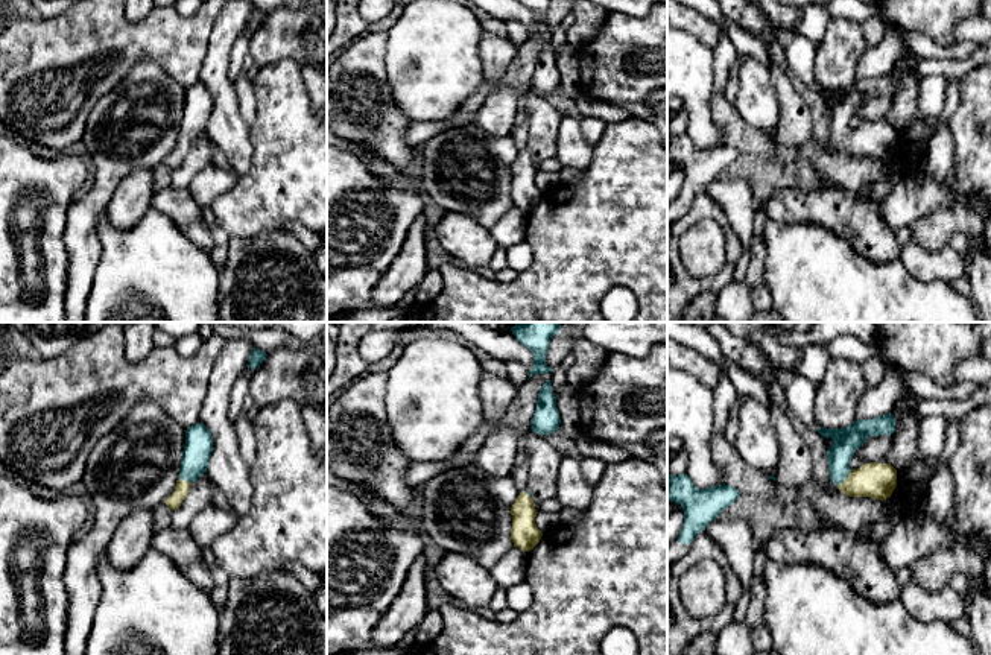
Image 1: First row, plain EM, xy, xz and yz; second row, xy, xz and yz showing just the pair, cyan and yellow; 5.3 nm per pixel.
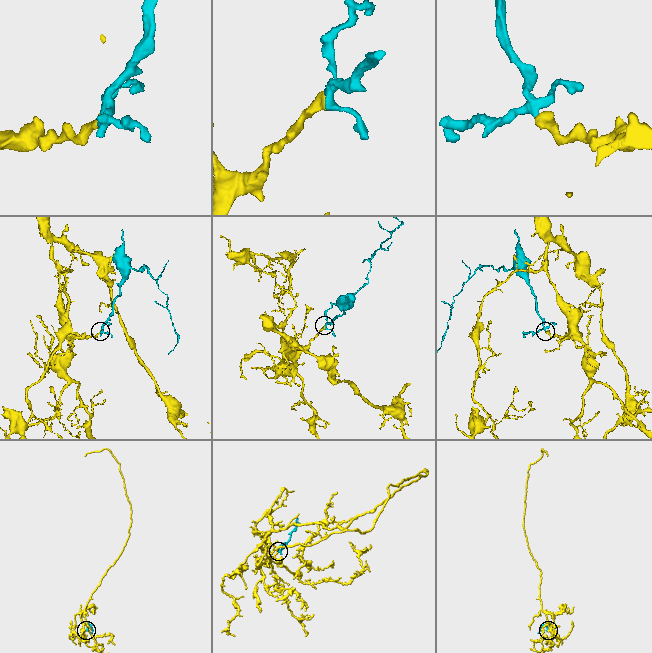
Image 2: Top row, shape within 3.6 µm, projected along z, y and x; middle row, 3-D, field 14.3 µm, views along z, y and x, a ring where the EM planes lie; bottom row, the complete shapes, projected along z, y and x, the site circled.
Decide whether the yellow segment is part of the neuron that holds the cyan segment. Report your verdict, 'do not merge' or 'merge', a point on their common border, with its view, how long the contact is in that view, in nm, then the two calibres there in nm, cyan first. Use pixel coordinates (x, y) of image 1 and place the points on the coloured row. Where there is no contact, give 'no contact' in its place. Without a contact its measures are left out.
merge; meets cyan in yz at (845, 477); contact 120 nm long; 140 nm thick on the cyan side, 190 nm on the other

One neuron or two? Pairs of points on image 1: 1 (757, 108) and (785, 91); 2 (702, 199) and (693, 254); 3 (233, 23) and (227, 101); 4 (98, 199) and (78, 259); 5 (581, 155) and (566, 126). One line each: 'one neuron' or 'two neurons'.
1: two neurons
2: two neurons
3: one neuron
4: one neuron
5: one neuron

